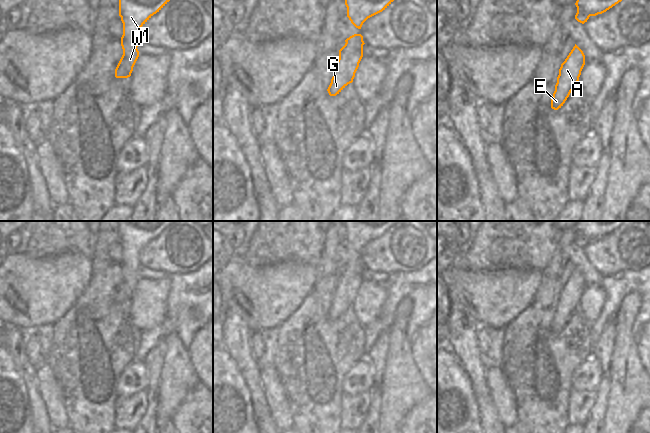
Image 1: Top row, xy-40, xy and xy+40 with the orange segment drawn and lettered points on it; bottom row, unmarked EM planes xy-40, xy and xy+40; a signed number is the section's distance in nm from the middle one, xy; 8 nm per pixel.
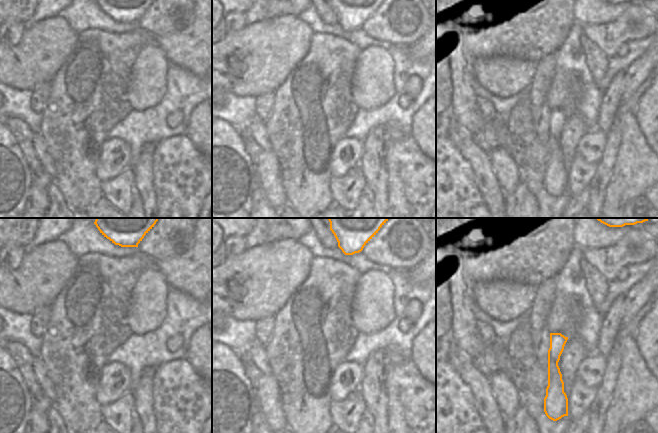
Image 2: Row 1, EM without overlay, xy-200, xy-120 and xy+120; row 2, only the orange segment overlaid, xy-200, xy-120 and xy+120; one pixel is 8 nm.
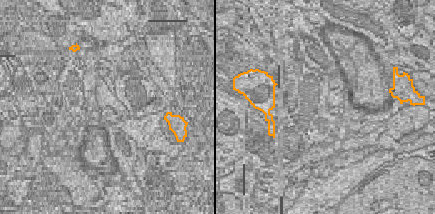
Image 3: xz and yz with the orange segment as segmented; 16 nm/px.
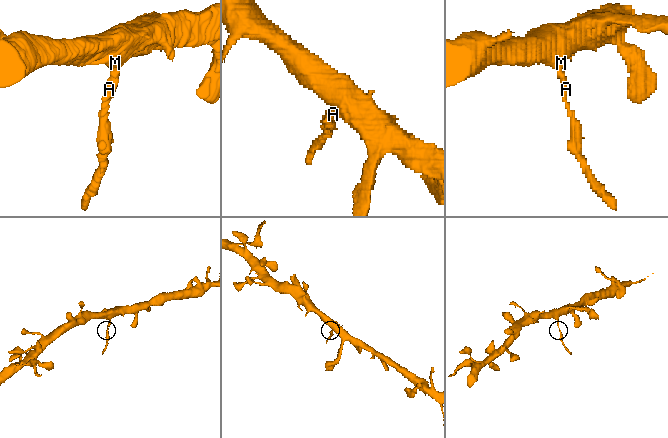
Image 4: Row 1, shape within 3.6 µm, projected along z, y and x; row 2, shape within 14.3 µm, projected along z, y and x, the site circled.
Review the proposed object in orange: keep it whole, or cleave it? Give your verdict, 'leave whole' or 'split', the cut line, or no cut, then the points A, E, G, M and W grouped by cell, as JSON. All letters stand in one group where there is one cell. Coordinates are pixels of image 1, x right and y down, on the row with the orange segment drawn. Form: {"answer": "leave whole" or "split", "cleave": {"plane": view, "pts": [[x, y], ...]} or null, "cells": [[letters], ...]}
{"answer": "split", "cleave": {"plane": "xy", "pts": [[346, 42], [355, 48], [362, 48]]}, "cells": [["A", "E", "G", "W"], ["M"]]}

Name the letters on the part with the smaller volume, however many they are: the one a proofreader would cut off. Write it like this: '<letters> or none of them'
A, E, G, W

